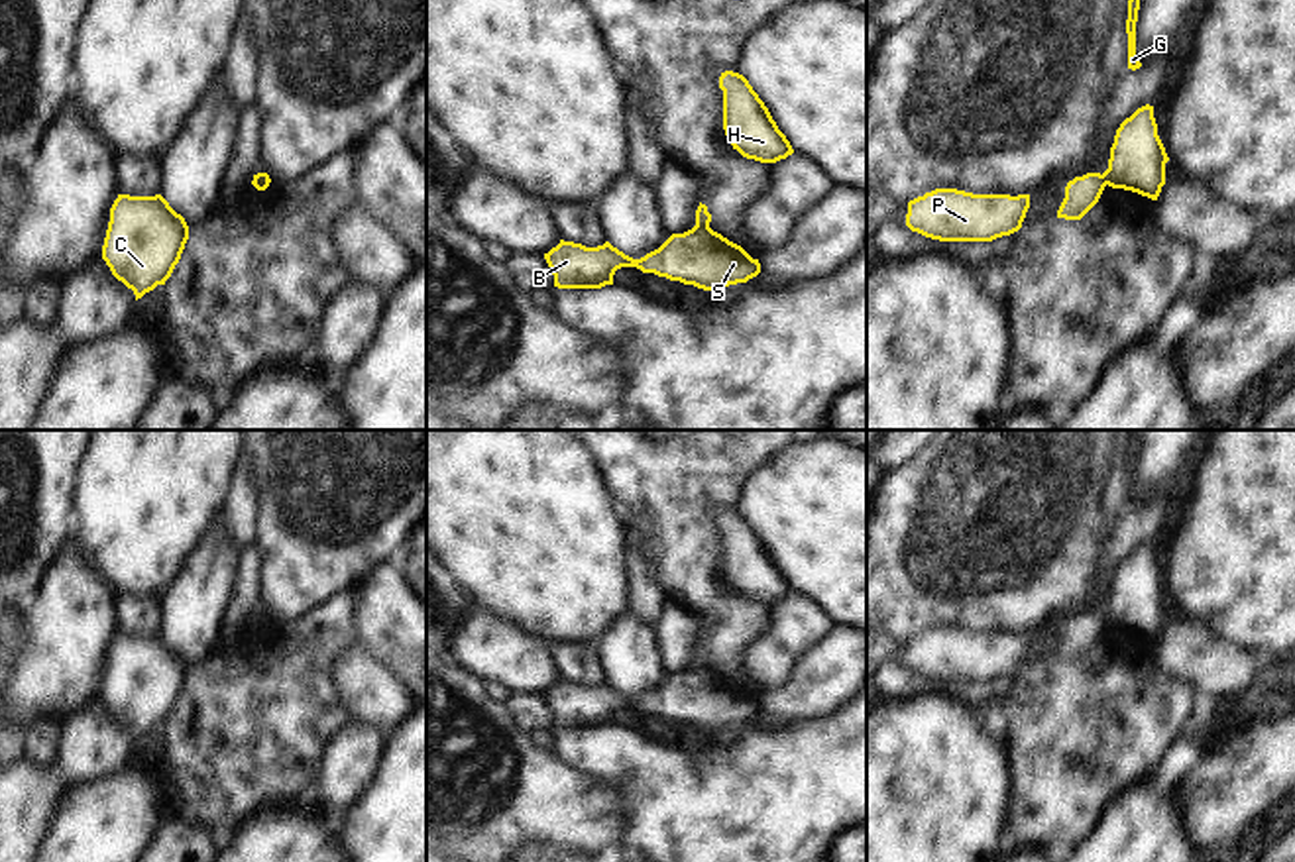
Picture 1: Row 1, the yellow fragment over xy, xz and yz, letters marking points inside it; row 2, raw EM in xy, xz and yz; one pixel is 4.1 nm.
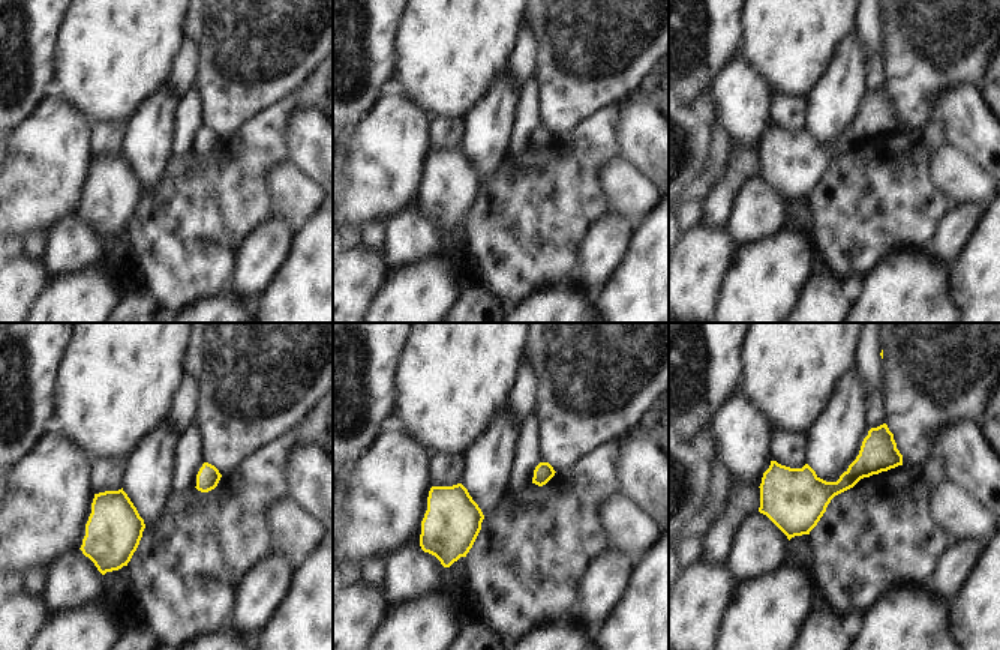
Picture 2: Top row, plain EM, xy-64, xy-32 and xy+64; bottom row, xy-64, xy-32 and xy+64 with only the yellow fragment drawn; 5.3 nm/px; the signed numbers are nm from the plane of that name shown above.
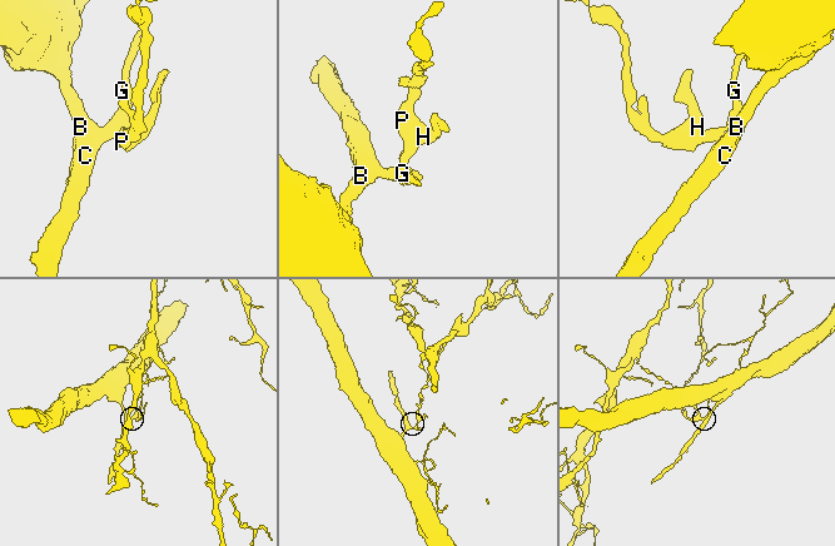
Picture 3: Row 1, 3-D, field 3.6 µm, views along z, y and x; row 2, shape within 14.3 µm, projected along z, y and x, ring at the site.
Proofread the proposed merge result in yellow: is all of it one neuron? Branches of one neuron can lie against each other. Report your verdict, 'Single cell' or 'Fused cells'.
Fused cells.

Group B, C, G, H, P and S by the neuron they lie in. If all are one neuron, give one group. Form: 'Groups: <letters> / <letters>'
Groups: B C G S / H P.

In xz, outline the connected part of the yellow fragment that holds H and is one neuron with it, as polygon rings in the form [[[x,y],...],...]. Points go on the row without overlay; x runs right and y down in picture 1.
[[[721,512],[719,528],[723,530],[723,569],[733,589],[760,603],[776,603],[794,593],[768,548],[743,514]]]

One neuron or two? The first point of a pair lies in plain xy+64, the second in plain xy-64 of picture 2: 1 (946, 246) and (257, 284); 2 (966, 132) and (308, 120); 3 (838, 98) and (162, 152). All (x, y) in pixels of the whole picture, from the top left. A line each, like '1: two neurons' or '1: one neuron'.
1: one neuron
2: one neuron
3: one neuron

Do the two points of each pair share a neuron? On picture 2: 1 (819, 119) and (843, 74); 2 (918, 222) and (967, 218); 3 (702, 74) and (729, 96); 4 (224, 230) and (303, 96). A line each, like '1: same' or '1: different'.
1: same
2: different
3: different
4: same

